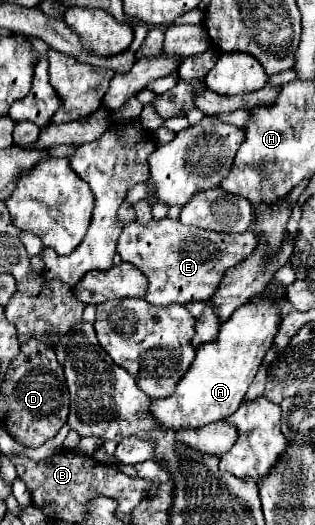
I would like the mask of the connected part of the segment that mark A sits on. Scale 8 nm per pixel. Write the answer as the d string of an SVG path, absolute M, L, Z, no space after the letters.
M285 289L263 291L261 303L241 305L229 321L225 321L213 341L197 349L189 371L179 381L175 393L167 399L153 399L151 413L157 423L165 429L179 431L181 427L205 427L213 421L221 421L229 413L235 413L247 393L249 383L255 379L257 369L265 357L265 351L271 347L273 337L279 329L279 299L285 299Z

